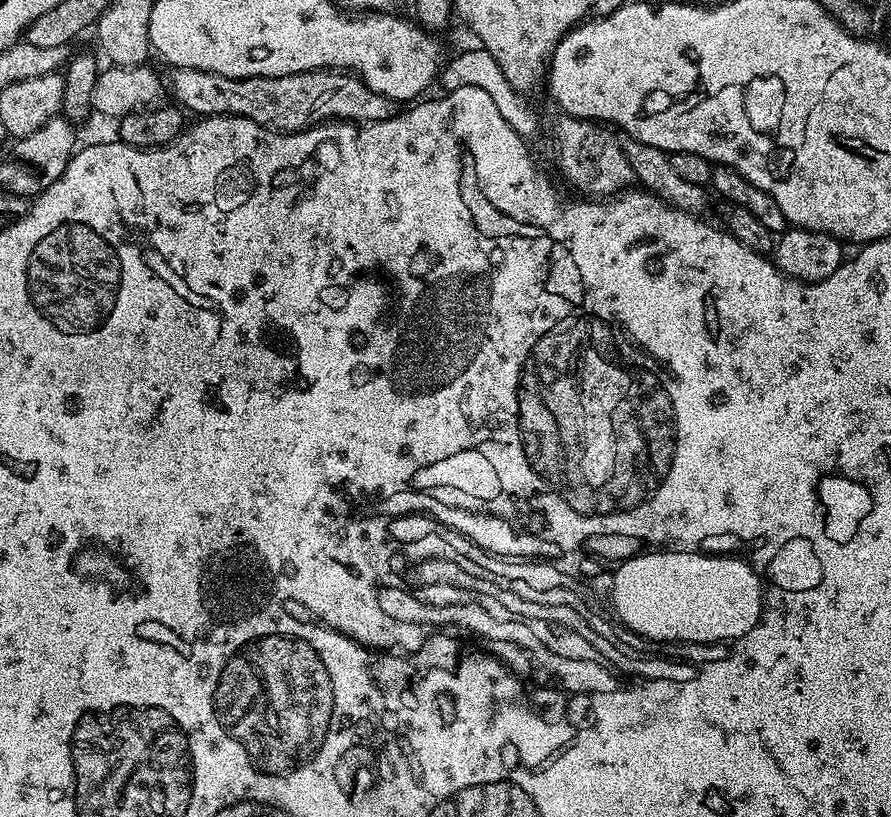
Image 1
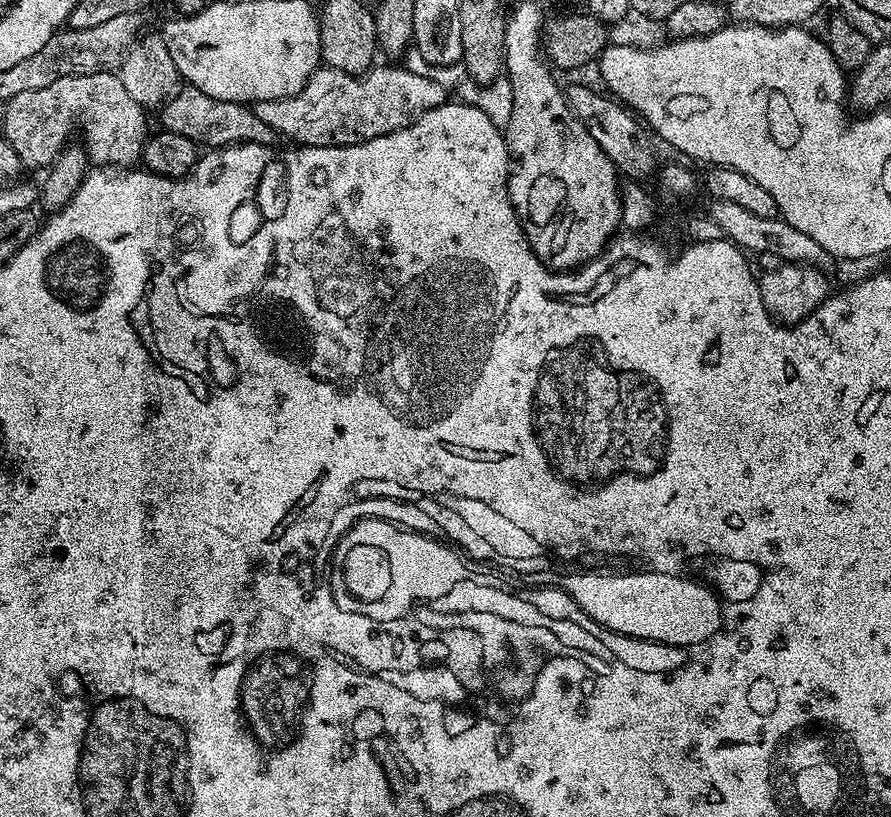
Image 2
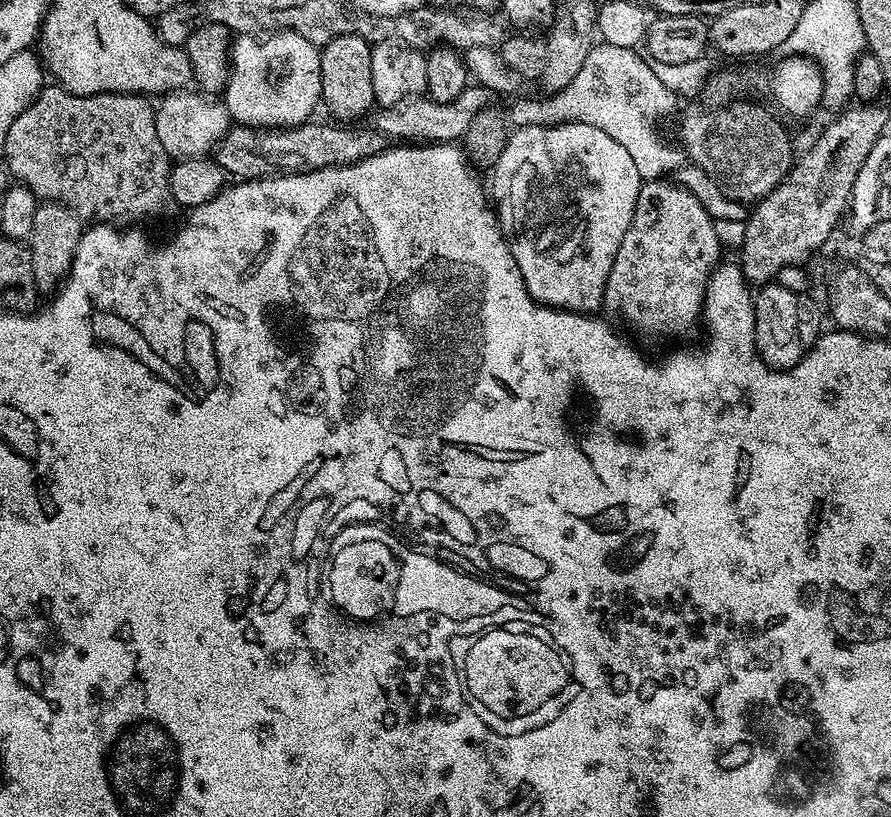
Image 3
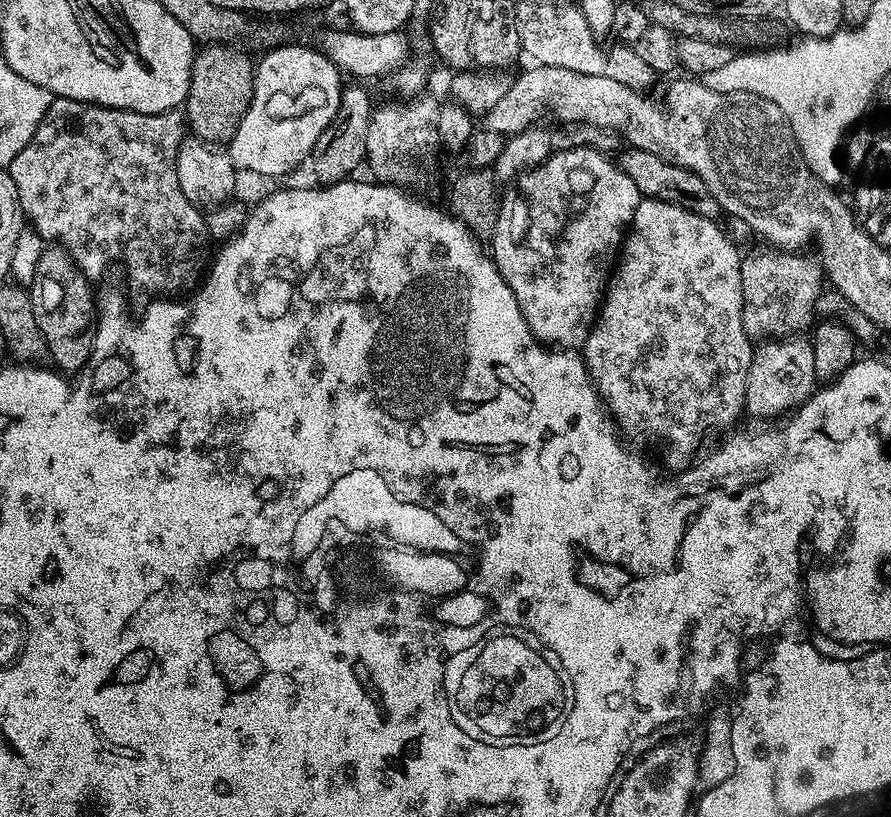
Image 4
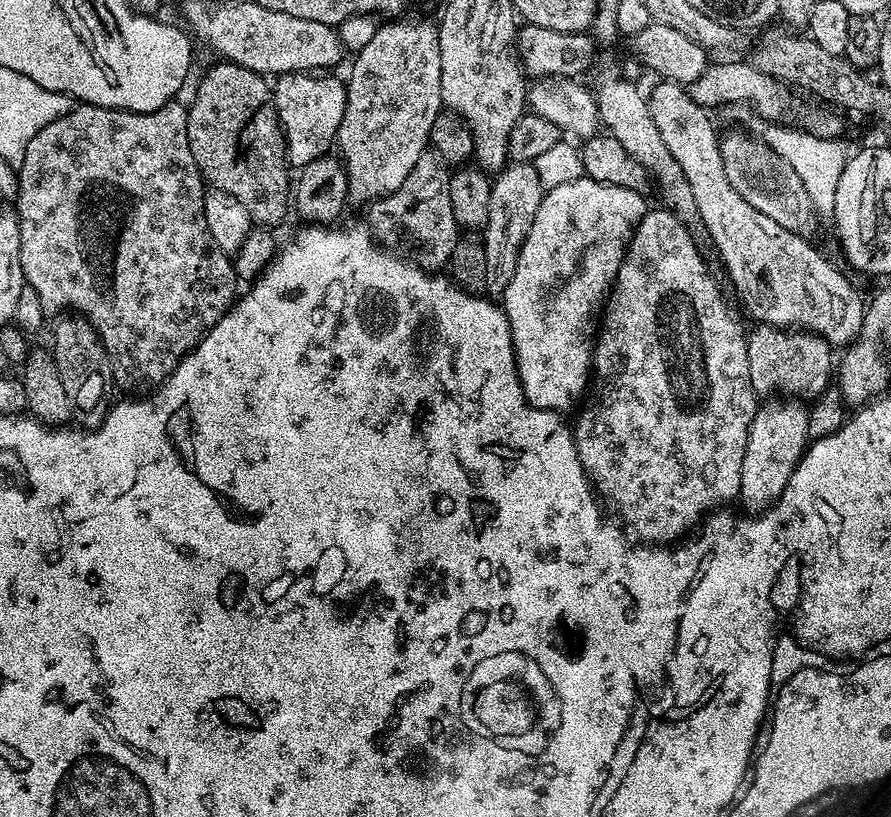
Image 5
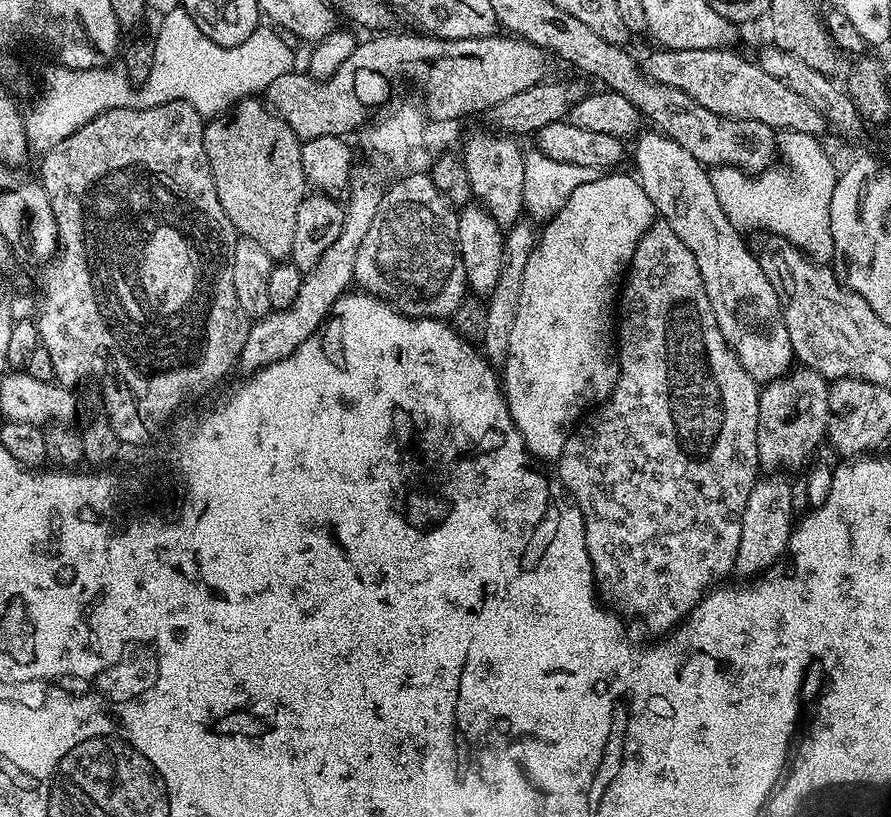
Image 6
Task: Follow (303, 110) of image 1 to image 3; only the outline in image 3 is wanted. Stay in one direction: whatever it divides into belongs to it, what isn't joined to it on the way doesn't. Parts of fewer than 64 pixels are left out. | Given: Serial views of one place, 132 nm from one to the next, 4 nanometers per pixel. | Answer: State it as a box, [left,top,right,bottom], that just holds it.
[375,86,490,142]

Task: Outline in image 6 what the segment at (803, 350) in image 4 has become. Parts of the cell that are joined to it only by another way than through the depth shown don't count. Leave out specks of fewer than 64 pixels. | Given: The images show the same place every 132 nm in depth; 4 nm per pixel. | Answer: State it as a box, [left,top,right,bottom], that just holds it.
[735,474,794,578]

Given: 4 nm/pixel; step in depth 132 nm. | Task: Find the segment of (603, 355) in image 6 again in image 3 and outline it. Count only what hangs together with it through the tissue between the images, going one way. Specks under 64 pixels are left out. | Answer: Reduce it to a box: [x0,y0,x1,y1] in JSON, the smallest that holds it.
[490,124,642,314]

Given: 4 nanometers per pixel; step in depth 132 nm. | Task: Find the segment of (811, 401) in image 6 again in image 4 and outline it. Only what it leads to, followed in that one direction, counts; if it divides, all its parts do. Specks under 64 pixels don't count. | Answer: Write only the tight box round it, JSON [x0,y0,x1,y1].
[740,246,826,342]

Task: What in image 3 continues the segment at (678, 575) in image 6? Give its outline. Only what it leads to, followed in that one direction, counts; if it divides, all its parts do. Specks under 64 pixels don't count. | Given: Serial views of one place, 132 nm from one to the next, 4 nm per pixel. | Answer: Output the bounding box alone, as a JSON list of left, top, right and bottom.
[604,179,721,336]

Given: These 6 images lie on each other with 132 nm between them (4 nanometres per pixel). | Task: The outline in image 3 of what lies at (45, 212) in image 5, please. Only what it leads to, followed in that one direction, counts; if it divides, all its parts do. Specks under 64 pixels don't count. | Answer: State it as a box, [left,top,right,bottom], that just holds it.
[2,86,174,226]

